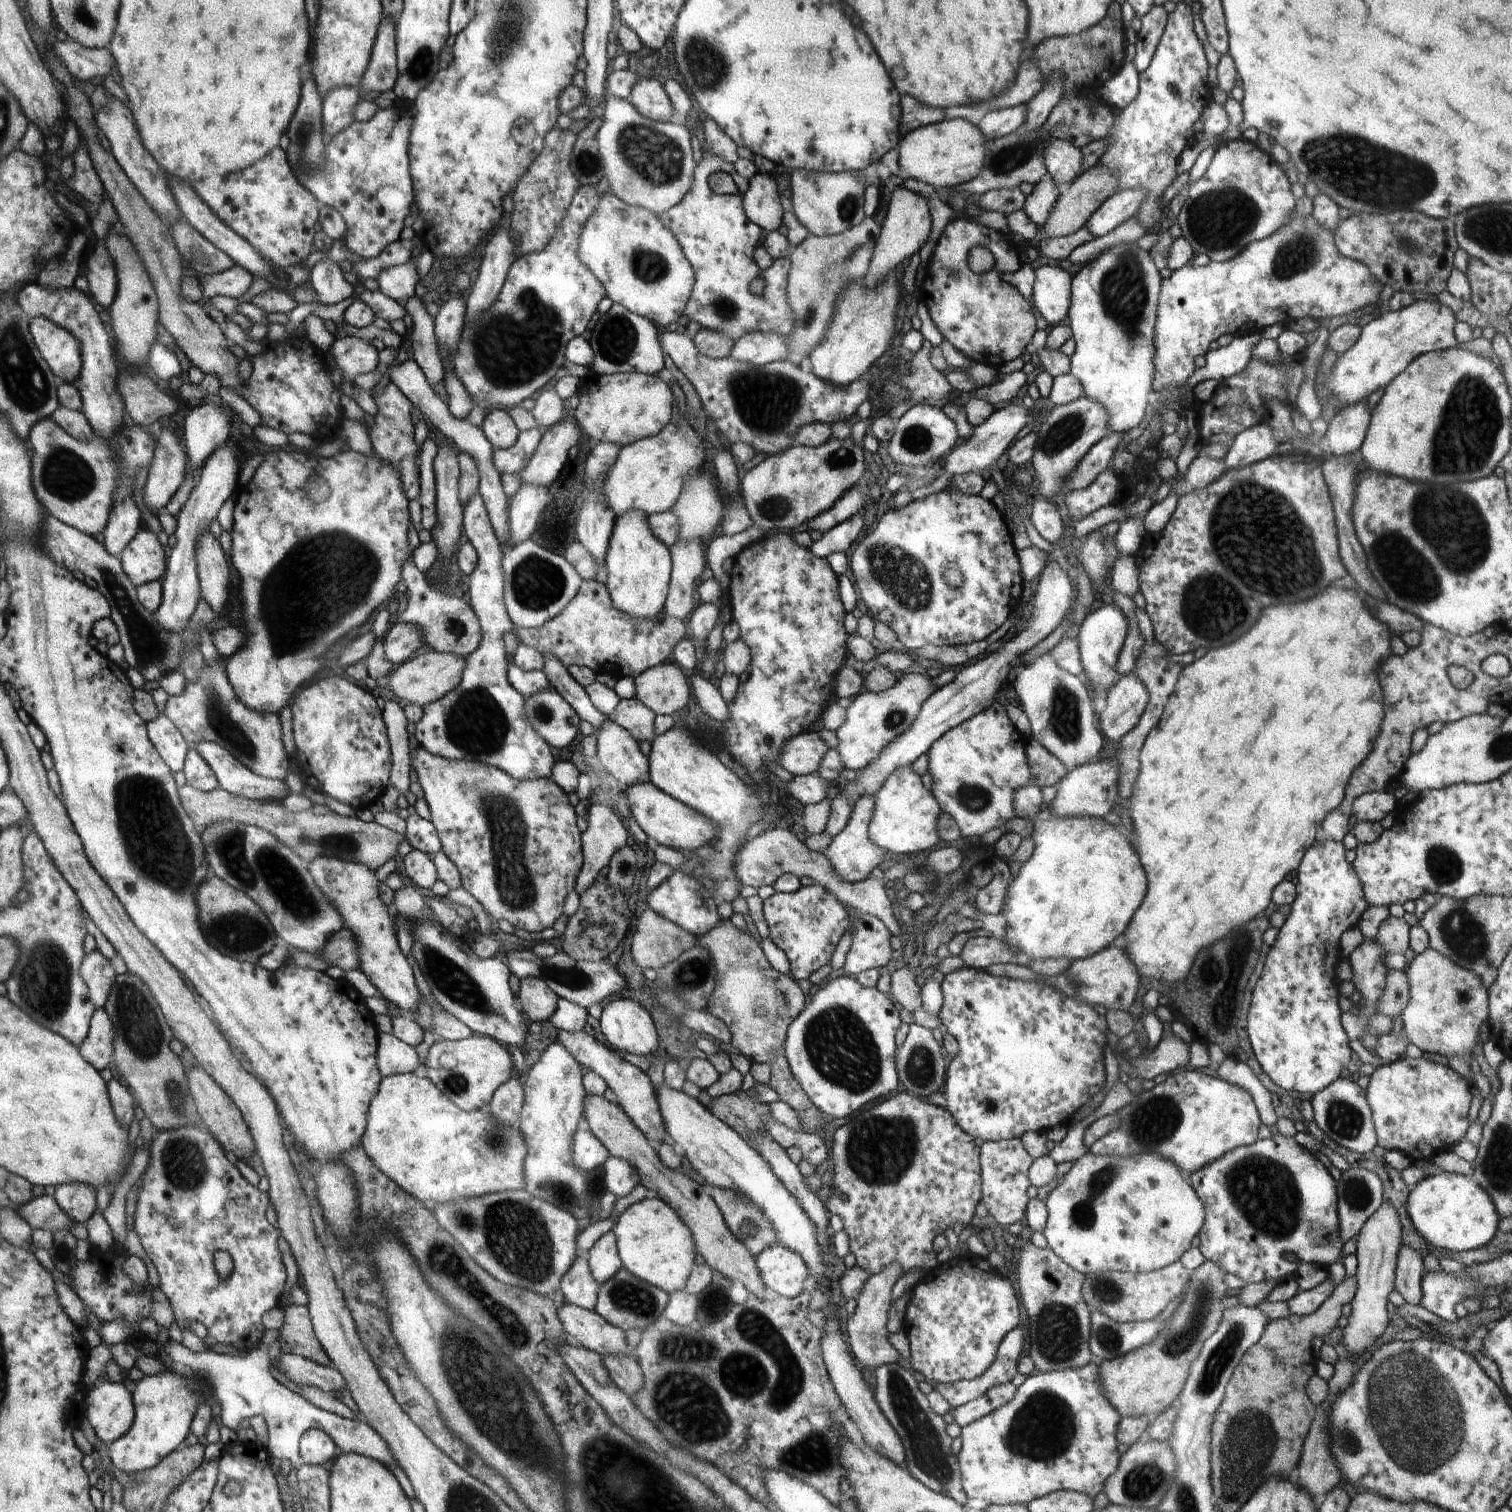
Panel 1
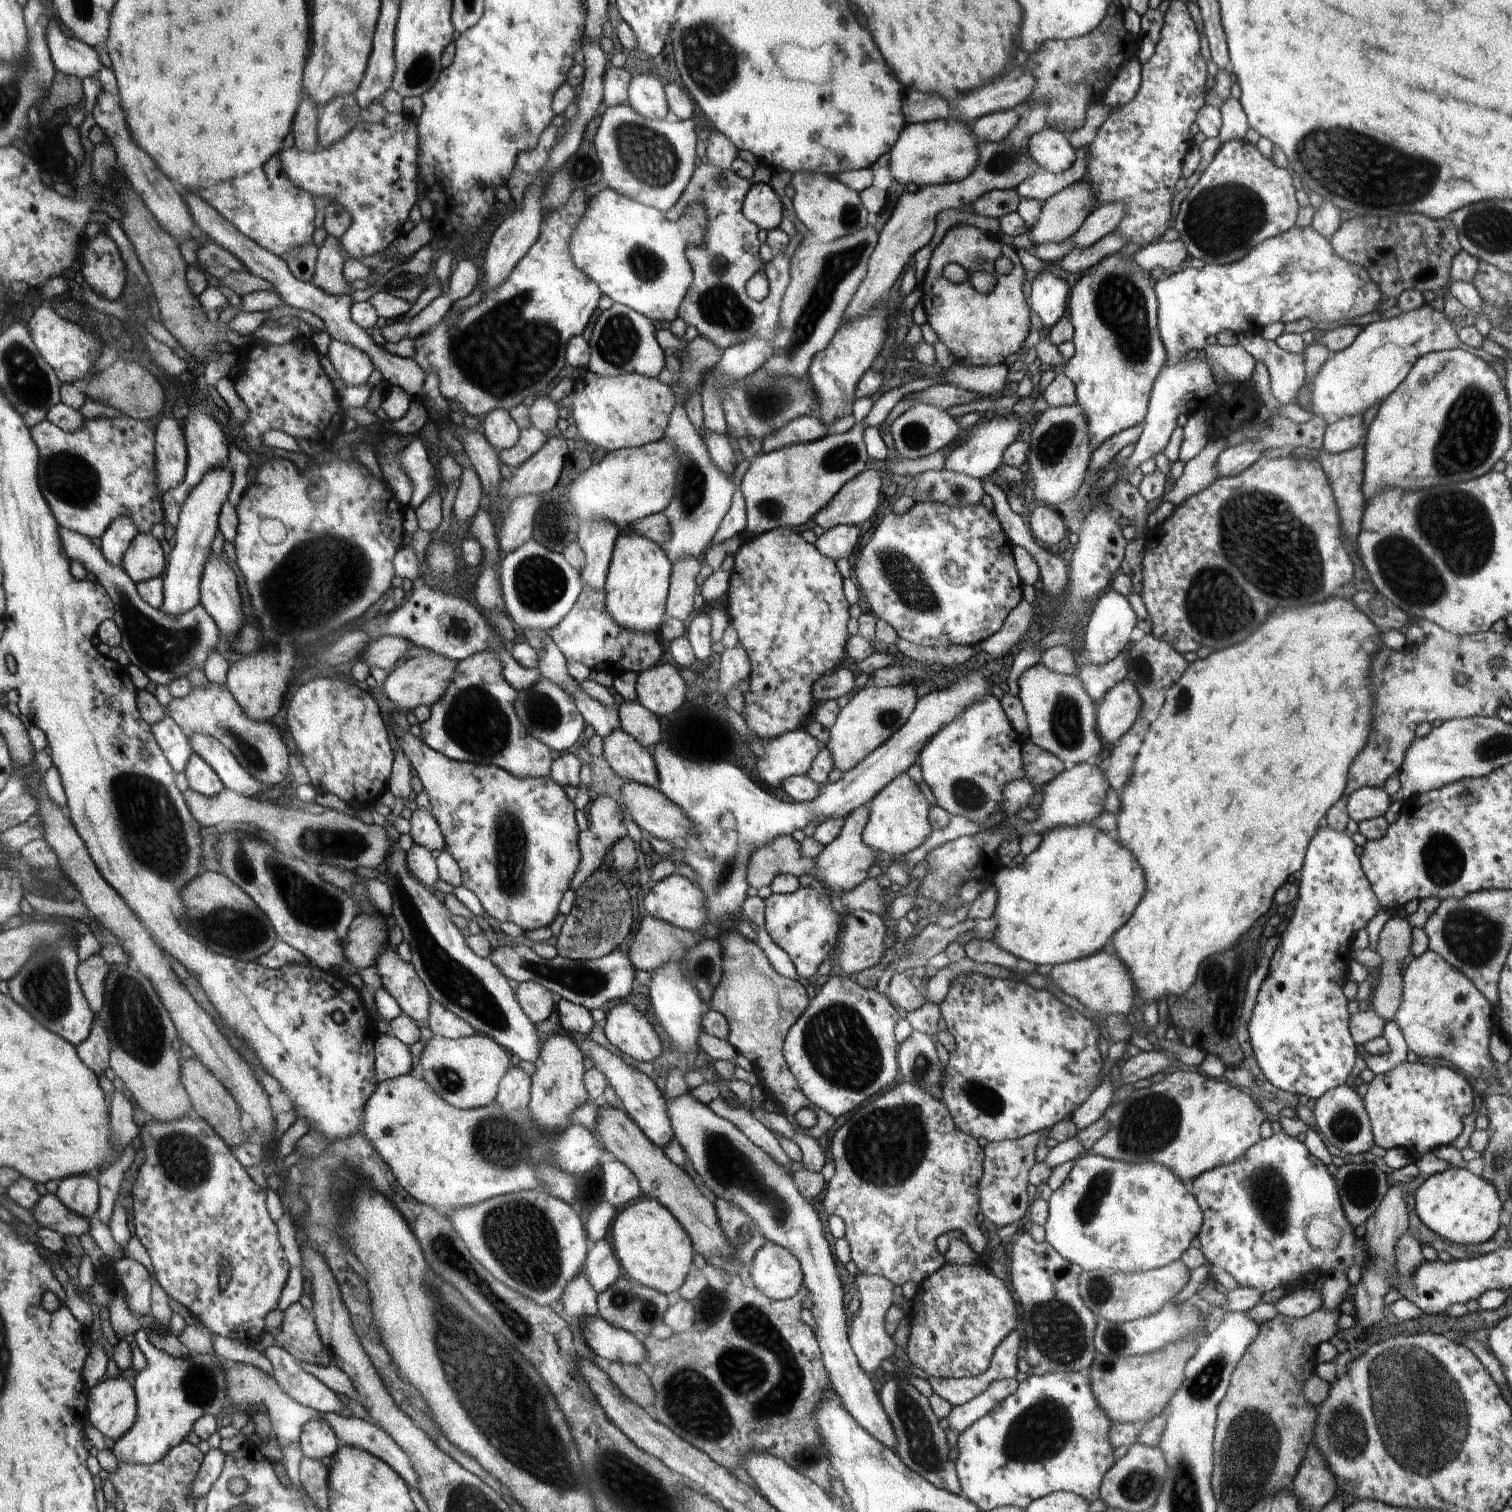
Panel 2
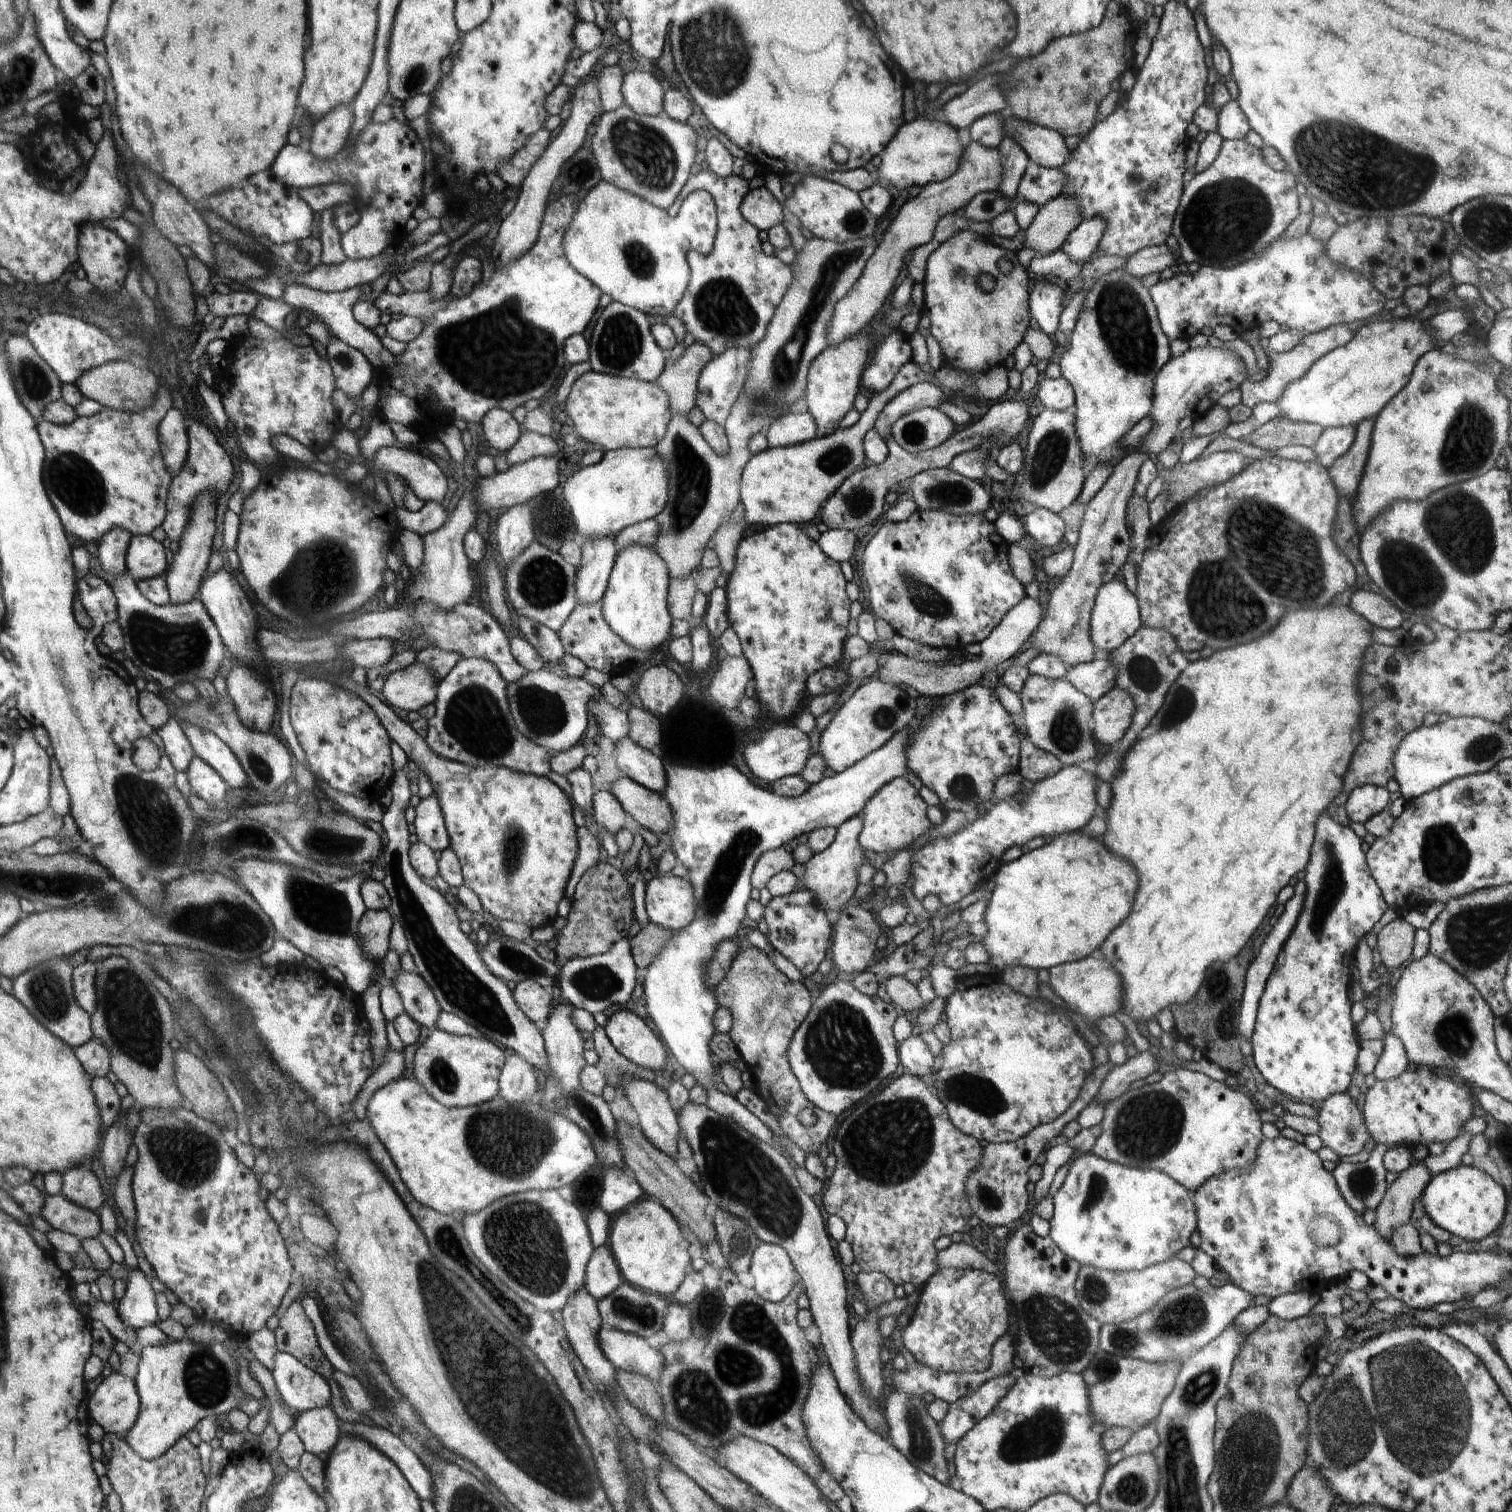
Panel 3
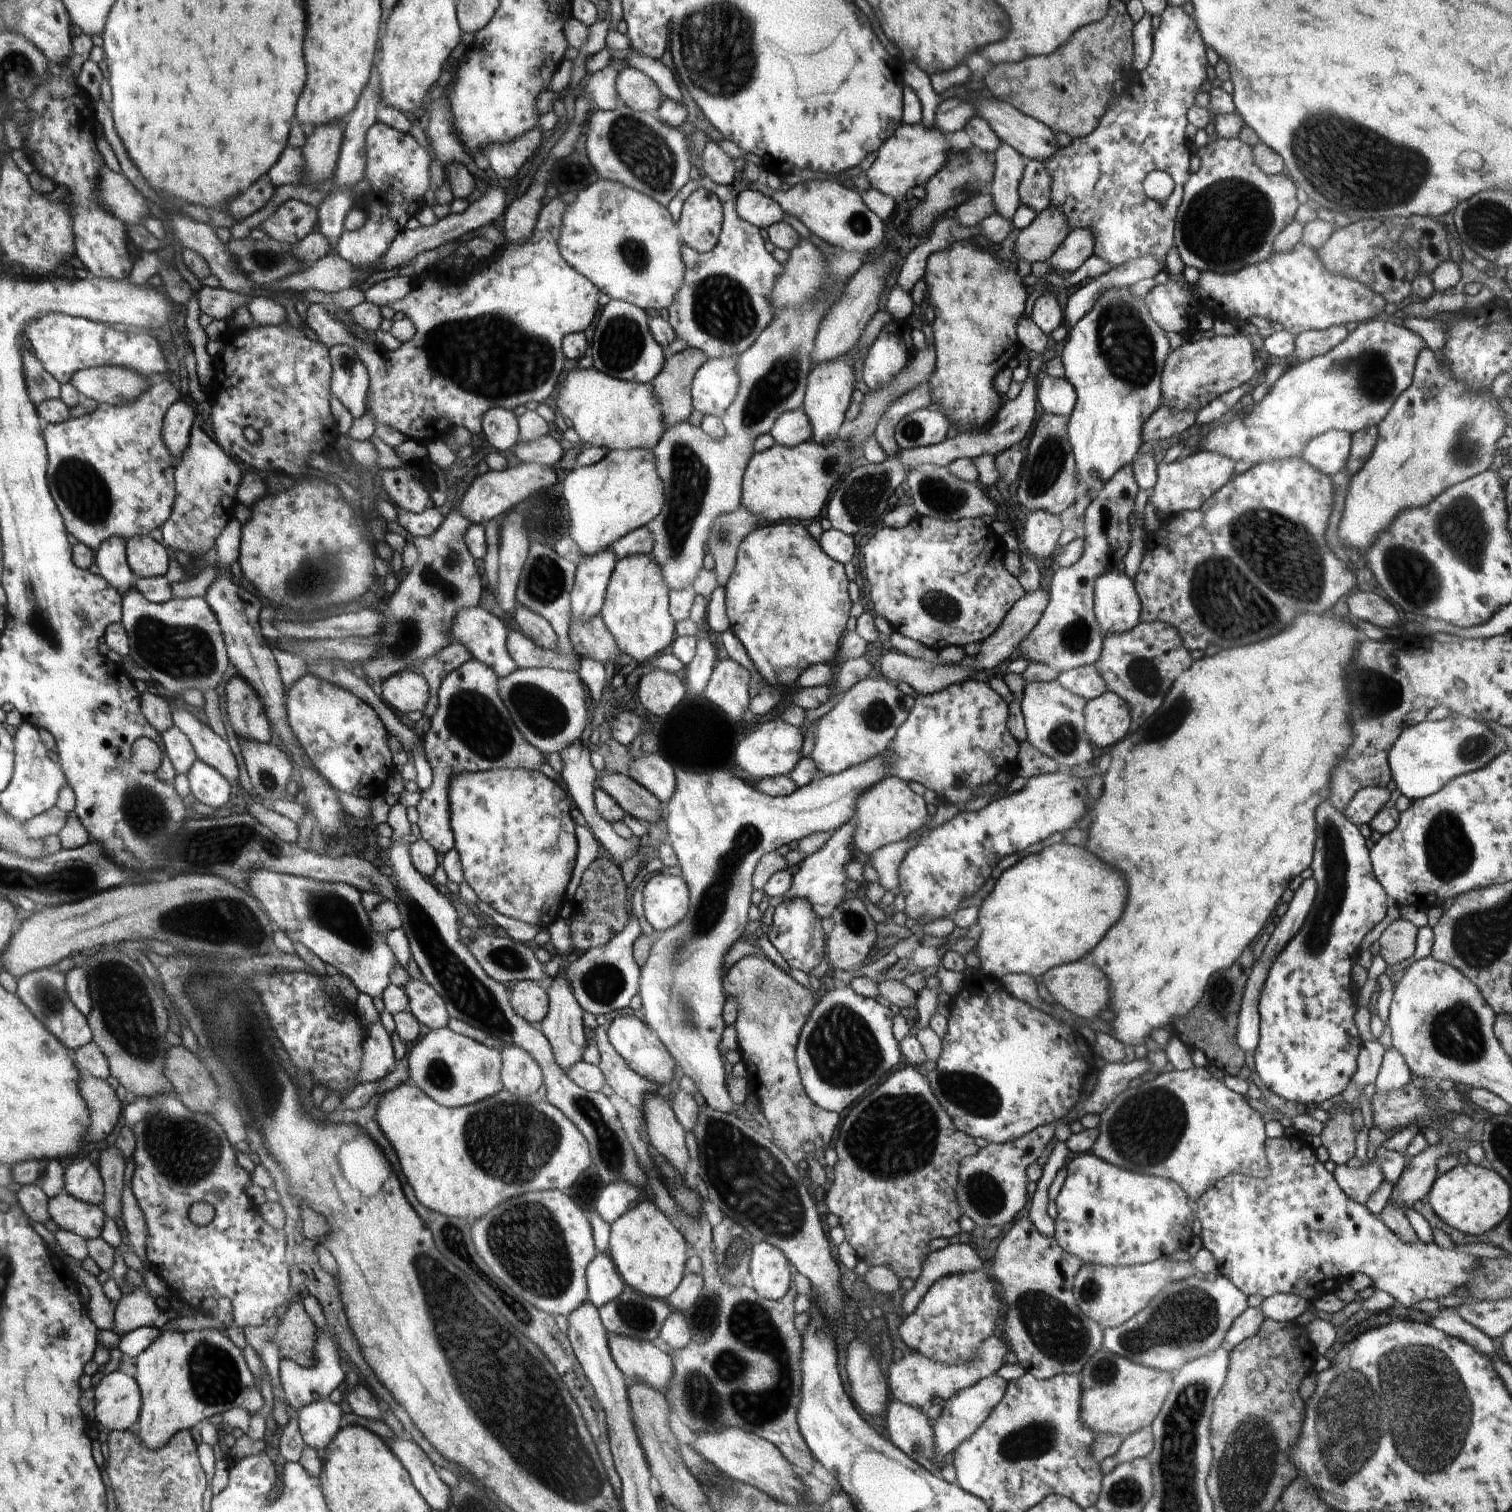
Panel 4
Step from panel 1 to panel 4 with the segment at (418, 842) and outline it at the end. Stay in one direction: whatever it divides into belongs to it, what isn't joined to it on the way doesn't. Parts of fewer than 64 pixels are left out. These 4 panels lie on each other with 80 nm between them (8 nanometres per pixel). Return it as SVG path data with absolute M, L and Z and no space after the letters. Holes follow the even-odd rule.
M474 658L467 660L461 667L453 670L441 682L438 689L438 708L436 714L430 718L430 728L421 737L424 742L425 757L433 772L432 785L426 792L421 792L421 798L415 806L418 811L418 828L421 830L422 839L429 841L438 854L454 848L454 833L449 823L449 782L454 773L460 771L485 771L499 768L523 768L531 771L540 771L544 756L538 752L539 748L531 745L514 724L513 716L505 707L499 695L499 676L487 664Z

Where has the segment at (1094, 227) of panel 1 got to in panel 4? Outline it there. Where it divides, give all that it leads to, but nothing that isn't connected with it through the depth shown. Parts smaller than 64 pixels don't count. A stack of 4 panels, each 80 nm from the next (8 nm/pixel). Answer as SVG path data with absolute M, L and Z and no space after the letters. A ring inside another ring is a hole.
M1074 229L1052 253L1047 262L1052 268L1072 274L1090 256L1094 255L1093 240L1093 232L1090 229Z

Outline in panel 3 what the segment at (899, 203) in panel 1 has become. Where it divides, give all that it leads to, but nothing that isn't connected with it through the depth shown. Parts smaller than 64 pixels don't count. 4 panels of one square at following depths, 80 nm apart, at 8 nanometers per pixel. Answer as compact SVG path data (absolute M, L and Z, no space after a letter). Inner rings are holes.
M967 139L965 155L957 172L946 180L923 186L916 197L910 197L902 205L898 215L889 224L880 243L877 244L875 253L868 259L862 271L863 275L849 290L849 294L839 300L834 309L833 319L827 325L829 346L864 331L863 328L874 318L886 302L886 298L890 296L890 292L894 290L894 284L904 268L904 258L908 252L932 240L936 225L944 215L964 210L977 194L999 190L1005 171L1004 160L998 148L988 148L981 142Z

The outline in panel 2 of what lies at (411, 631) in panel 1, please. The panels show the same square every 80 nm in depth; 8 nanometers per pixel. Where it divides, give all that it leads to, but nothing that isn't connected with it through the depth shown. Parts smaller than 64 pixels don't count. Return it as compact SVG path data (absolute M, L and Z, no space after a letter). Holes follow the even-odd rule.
M384 635L376 642L370 640L370 644L362 654L370 667L376 665L380 668L392 668L394 662L404 658L411 645L403 636Z

